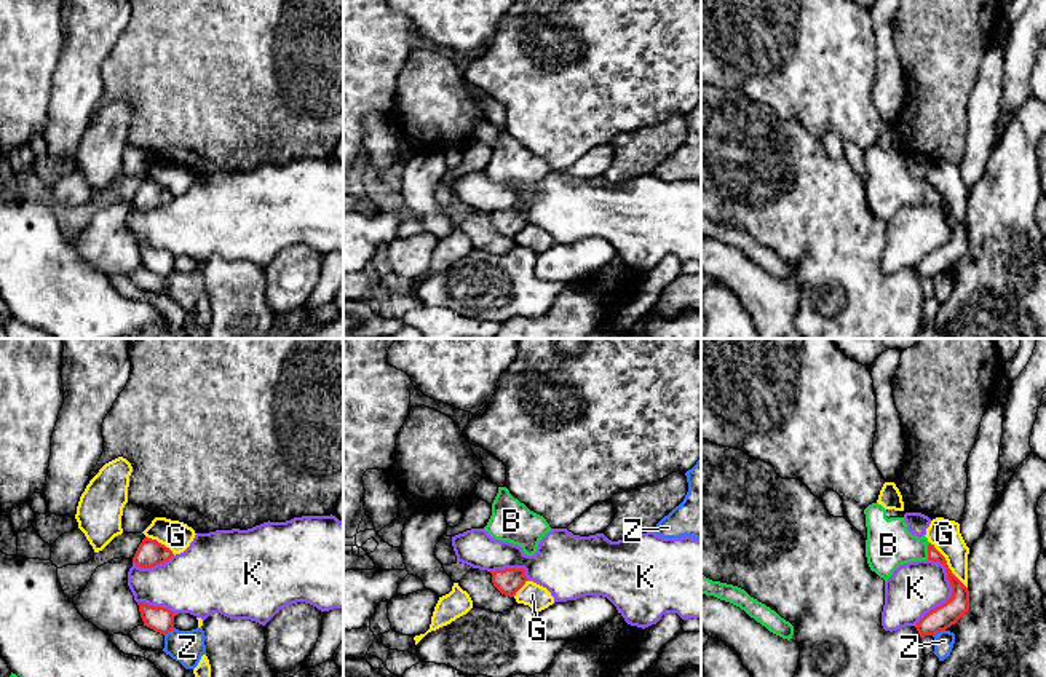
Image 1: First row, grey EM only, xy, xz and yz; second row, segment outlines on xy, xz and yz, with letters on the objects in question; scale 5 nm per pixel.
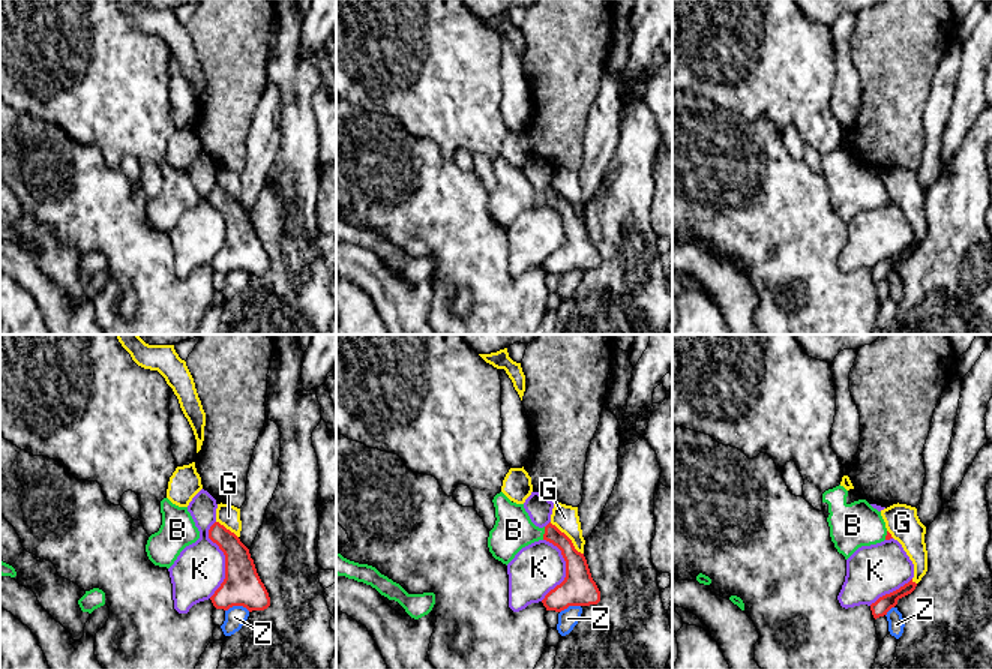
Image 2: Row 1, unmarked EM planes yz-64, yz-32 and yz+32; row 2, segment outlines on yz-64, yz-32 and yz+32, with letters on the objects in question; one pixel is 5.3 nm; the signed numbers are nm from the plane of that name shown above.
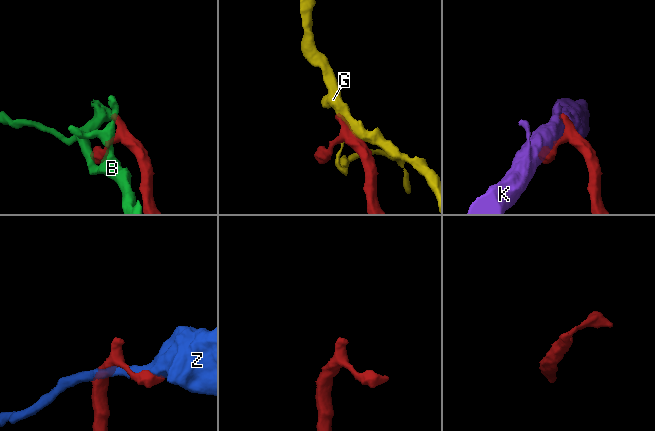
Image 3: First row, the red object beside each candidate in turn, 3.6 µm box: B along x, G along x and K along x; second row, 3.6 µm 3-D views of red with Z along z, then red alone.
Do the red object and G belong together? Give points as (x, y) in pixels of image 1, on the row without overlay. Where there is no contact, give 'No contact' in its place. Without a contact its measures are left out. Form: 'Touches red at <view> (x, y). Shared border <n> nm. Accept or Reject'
Touches red at yz (947, 208). Shared border 300 nm. Reject

